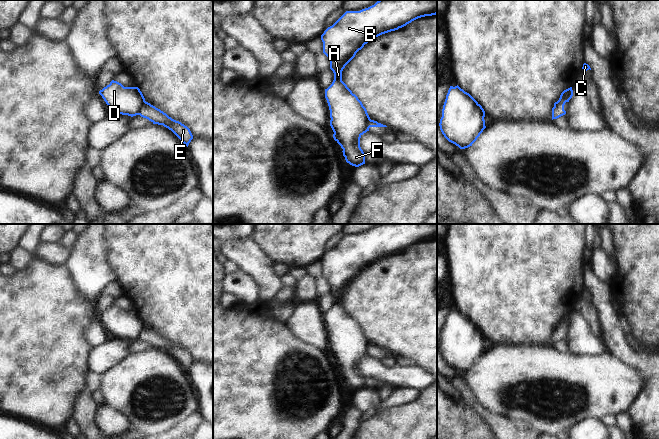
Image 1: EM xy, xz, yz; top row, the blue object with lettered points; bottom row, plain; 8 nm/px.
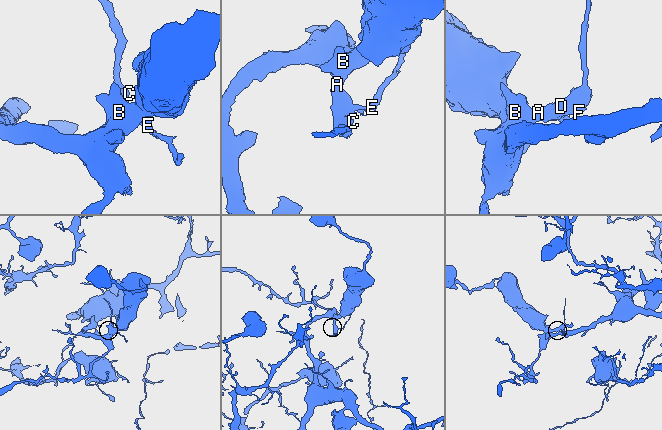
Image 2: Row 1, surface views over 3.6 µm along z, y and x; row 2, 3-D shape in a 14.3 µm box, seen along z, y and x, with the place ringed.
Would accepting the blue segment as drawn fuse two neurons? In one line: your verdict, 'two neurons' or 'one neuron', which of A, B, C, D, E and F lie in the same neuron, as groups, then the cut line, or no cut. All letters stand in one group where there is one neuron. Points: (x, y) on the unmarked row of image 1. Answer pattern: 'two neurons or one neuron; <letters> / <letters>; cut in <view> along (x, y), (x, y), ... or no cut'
two neurons; A B C D F / E; cut in xy along (145, 325), (137, 338)

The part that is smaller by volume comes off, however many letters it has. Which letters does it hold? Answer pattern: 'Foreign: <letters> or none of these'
Foreign: E.

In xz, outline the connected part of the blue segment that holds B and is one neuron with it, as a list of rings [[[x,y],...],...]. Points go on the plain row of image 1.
[[[378,224],[374,229],[360,235],[346,235],[332,250],[321,259],[323,277],[330,285],[334,297],[332,308],[325,313],[325,322],[330,334],[330,350],[334,364],[343,373],[347,387],[359,391],[365,388],[365,377],[360,371],[361,360],[368,355],[370,343],[366,332],[358,321],[342,305],[342,295],[365,268],[372,263],[398,254],[412,245],[437,238],[437,224]]]

